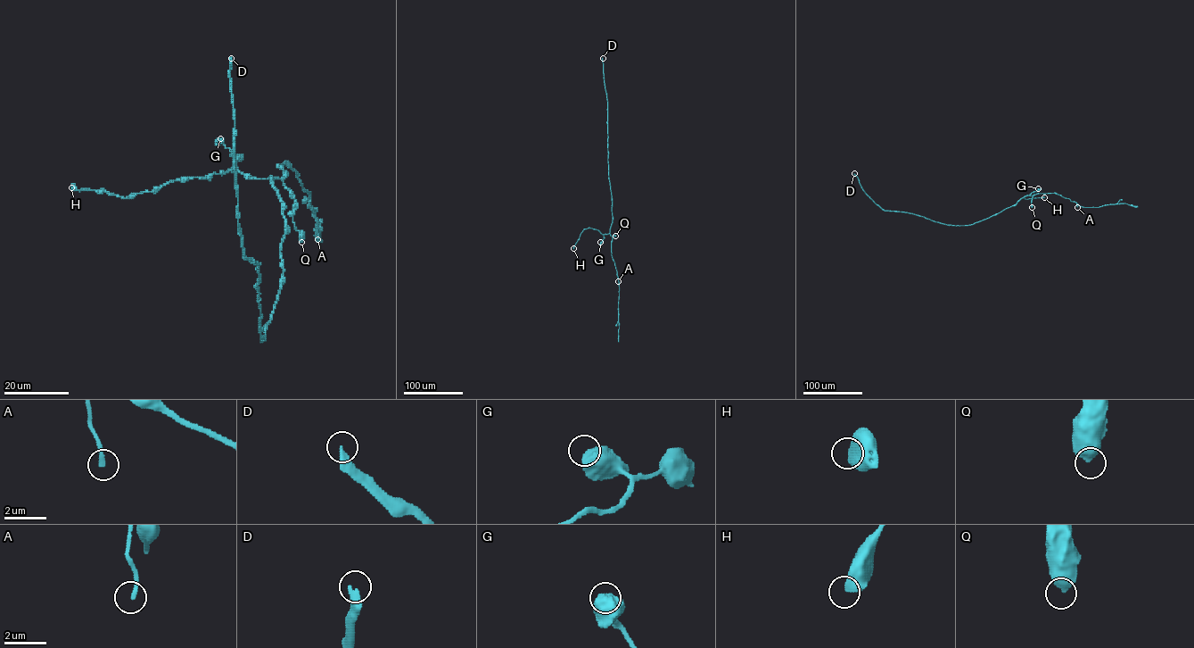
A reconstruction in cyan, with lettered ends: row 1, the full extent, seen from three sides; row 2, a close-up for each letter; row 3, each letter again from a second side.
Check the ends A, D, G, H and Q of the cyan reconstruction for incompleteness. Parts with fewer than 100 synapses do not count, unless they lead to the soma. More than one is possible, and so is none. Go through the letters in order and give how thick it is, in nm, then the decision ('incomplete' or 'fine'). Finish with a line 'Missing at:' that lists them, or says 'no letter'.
A: 220 nm thick; fine
D: 400 nm thick; incomplete
G: 700 nm thick; fine
H: 650 nm thick; fine
Q: 600 nm thick; fine
Missing at: D

